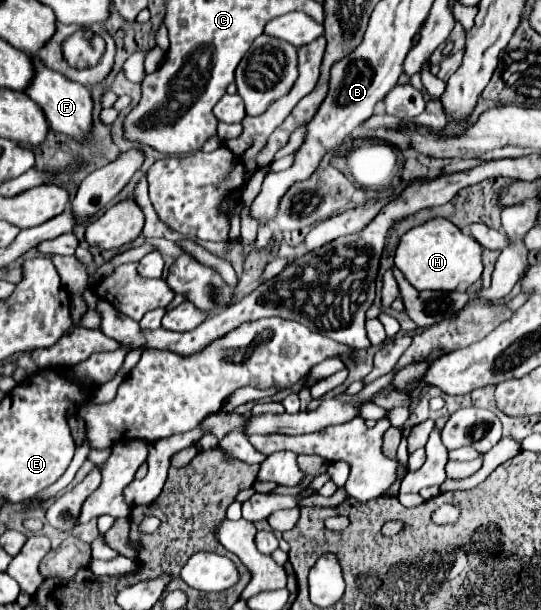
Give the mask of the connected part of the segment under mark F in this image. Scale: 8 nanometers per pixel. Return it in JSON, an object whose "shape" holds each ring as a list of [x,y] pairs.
{"shape":[[[36,54],[32,58],[34,58],[34,70],[36,72],[34,72],[34,80],[30,82],[30,88],[24,94],[30,96],[42,108],[42,112],[44,112],[52,130],[68,134],[76,140],[82,140],[82,136],[92,126],[92,98],[90,98],[88,88],[78,84],[78,82],[68,80],[60,72],[54,72],[50,68],[46,68],[42,64],[42,60],[36,58]]]}

